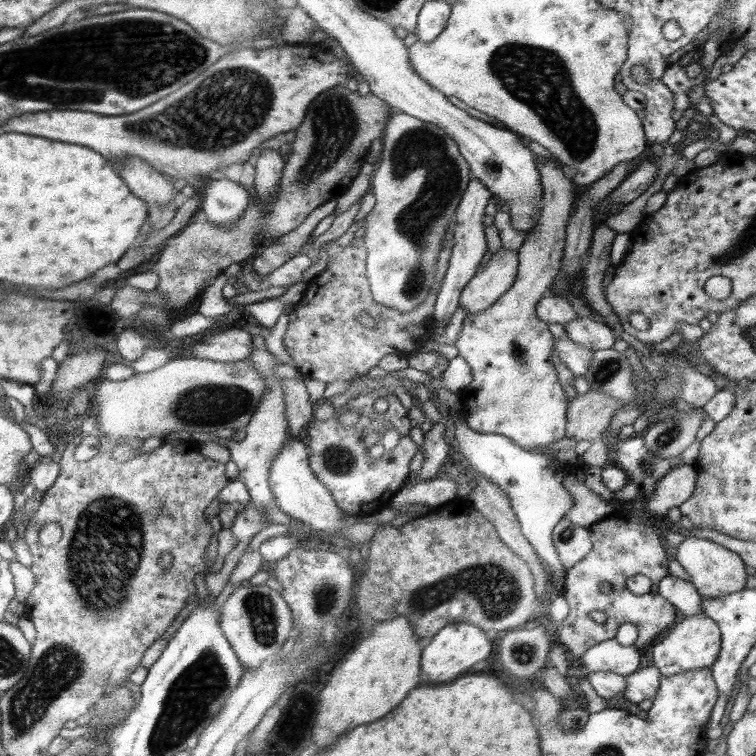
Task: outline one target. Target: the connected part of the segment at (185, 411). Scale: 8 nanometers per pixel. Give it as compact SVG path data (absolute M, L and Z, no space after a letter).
M178 357L170 359L170 362L152 372L136 373L132 380L100 382L94 388L90 405L91 412L99 418L99 430L114 442L134 439L145 441L152 436L163 438L165 434L181 430L190 433L213 433L218 428L230 428L235 431L244 429L266 391L266 379L252 367L249 360L216 362L203 358Z

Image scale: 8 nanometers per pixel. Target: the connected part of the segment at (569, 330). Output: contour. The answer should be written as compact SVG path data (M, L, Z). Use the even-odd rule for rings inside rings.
M576 316L565 329L566 338L594 351L612 348L615 341L614 327L593 317Z

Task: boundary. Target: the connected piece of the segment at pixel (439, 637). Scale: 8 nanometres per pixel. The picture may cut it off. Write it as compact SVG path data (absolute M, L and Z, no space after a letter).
M458 622L446 625L432 638L424 642L426 648L422 652L422 672L428 676L430 682L450 682L458 676L462 676L466 670L470 670L476 662L485 660L492 652L492 635L484 632L475 624Z

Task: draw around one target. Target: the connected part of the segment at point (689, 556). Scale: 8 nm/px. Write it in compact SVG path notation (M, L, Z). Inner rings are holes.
M693 536L686 537L676 547L673 557L684 567L690 576L690 583L696 587L701 597L718 598L746 588L746 565L735 552L705 538Z

